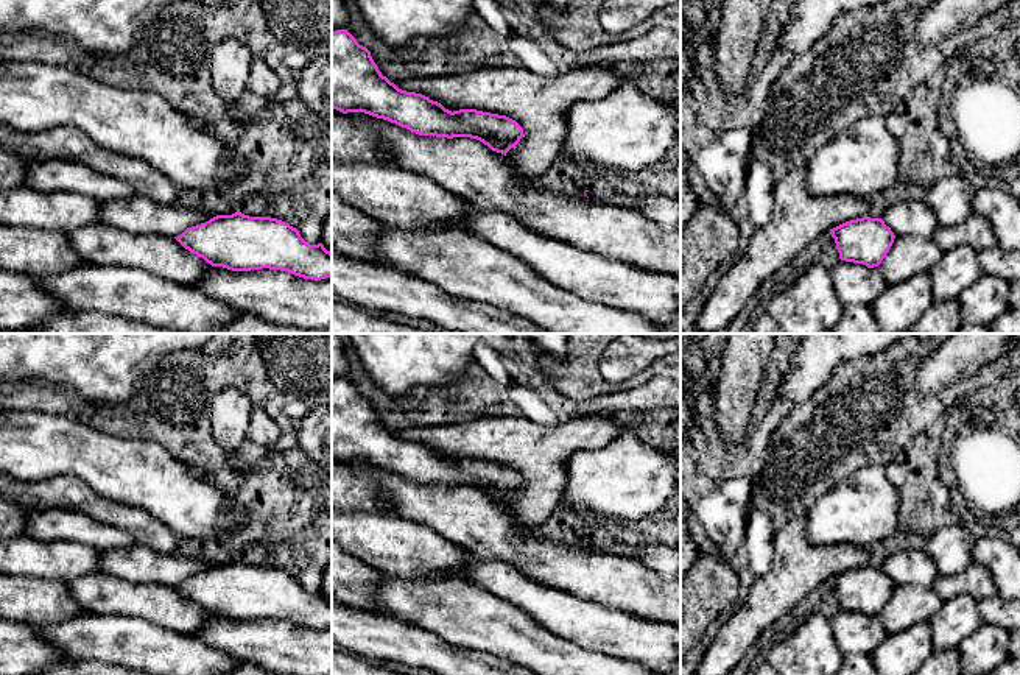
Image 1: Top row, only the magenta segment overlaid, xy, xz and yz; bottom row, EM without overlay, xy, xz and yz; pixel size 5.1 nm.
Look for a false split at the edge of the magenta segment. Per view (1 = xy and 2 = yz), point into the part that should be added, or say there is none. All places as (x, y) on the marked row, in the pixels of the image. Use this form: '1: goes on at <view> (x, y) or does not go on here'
1: does not go on here
2: does not go on here

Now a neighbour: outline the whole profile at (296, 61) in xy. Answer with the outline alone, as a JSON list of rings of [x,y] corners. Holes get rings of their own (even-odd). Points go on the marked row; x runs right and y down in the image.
[[[288,50],[282,61],[291,72],[297,73],[305,69],[310,58],[302,51]]]

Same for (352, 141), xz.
[[[332,108],[332,157],[346,162],[389,162],[397,164],[391,154],[380,148],[380,134],[368,122],[350,120]]]

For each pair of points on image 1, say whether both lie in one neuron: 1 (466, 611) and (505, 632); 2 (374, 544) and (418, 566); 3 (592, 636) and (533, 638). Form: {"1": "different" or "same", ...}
{"1": "same", "2": "same", "3": "different"}

